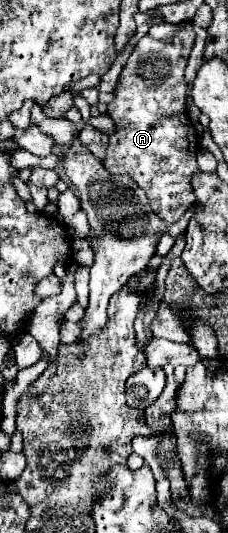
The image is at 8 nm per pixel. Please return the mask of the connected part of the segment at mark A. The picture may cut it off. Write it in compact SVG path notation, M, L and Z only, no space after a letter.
M190 22L180 24L180 28L164 40L154 40L146 34L132 50L106 112L114 120L116 132L110 136L104 168L110 174L130 176L146 192L152 212L168 224L176 224L194 204L190 174L198 172L198 140L186 116L184 82L184 68L194 38L196 32Z

